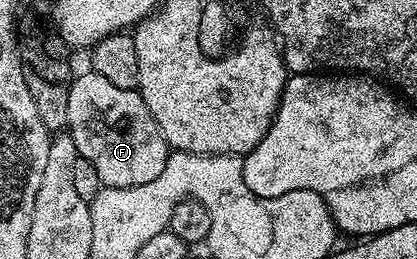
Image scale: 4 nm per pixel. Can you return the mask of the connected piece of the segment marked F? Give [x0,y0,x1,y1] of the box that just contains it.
[66,73,170,187]

